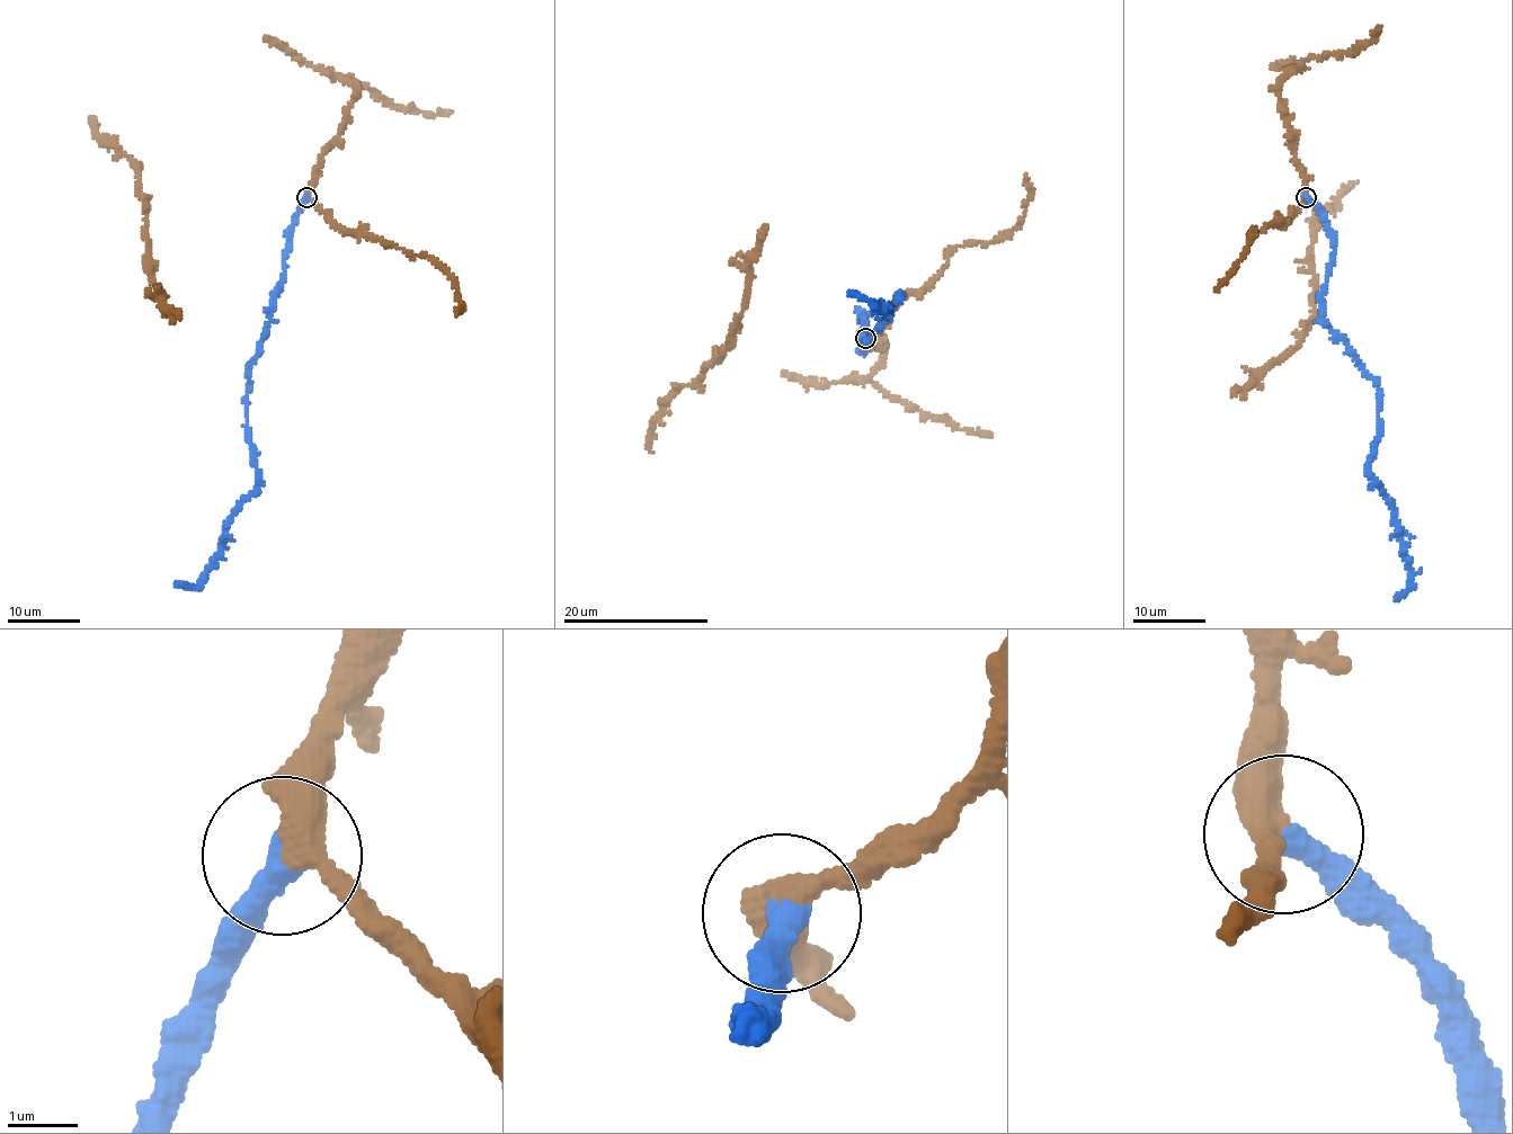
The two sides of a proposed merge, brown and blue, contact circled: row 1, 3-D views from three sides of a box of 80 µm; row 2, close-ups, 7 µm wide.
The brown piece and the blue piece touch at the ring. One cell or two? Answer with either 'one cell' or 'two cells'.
one cell

